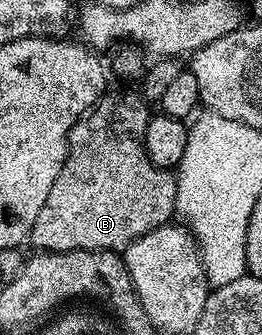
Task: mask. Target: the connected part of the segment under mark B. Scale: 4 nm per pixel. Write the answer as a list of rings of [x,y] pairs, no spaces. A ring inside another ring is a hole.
[[[127,91],[124,95],[104,94],[99,102],[87,112],[83,118],[78,119],[71,127],[67,135],[67,160],[57,177],[53,181],[53,189],[49,189],[49,197],[45,197],[45,205],[41,205],[41,213],[37,213],[37,221],[33,221],[33,229],[29,236],[30,246],[35,246],[39,251],[113,251],[122,253],[133,241],[137,241],[145,233],[149,233],[158,227],[168,226],[172,222],[171,215],[176,214],[175,202],[177,201],[177,181],[175,175],[166,167],[155,167],[153,161],[149,161],[145,149],[145,133],[151,120],[152,112],[147,111],[148,100],[142,94]]]

